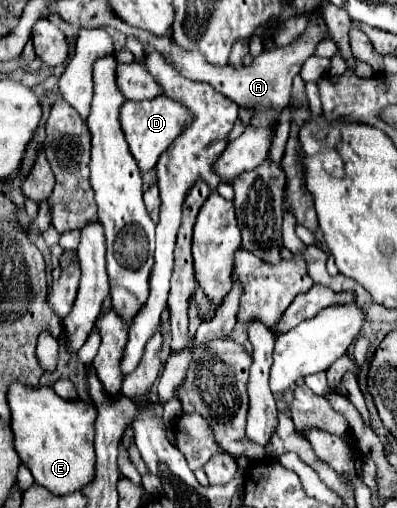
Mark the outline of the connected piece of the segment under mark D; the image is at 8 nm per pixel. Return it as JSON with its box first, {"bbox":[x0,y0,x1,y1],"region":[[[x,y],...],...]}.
{"bbox":[119,96,191,172],"region":[[[157,96],[153,100],[139,100],[139,102],[127,100],[119,110],[119,122],[131,148],[131,154],[139,164],[139,170],[149,172],[155,166],[161,152],[167,150],[167,146],[183,132],[185,124],[191,122],[191,114],[175,100],[167,96]]]}

